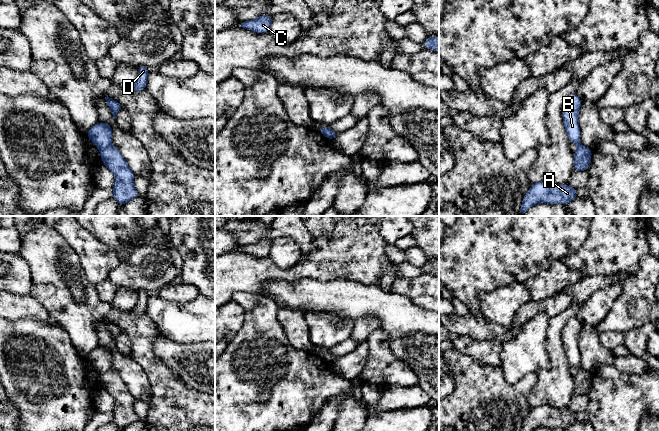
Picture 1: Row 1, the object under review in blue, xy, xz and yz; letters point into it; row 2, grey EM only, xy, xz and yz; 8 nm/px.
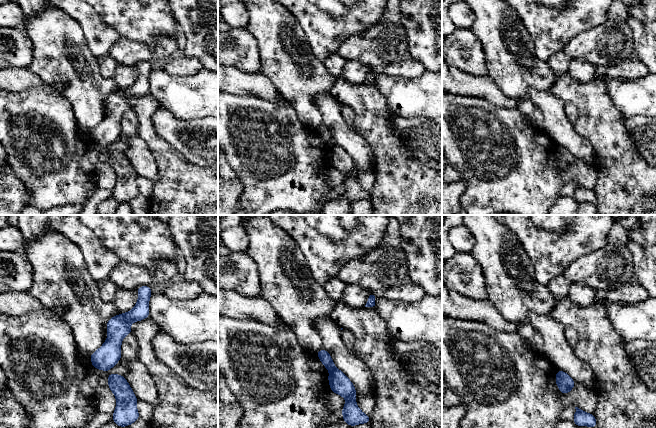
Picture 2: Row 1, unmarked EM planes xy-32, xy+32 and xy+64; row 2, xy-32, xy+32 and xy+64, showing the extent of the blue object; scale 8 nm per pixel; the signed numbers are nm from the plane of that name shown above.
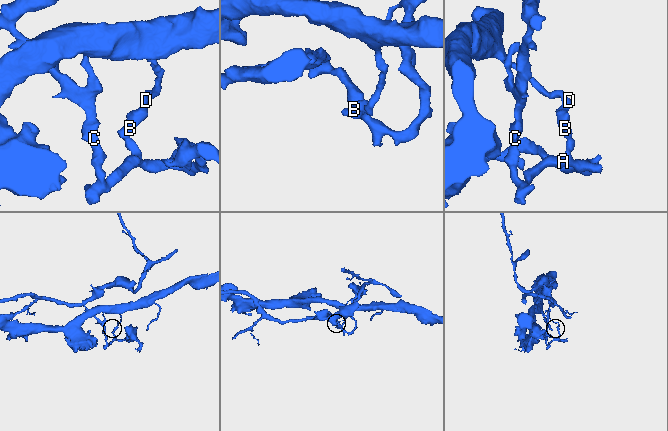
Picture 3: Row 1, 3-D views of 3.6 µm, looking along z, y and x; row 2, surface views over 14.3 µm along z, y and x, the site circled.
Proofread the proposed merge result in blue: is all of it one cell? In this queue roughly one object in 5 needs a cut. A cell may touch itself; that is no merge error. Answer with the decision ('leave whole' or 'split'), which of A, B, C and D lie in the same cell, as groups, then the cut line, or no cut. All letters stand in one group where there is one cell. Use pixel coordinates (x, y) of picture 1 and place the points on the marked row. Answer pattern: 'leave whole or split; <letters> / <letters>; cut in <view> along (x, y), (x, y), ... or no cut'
split; A C / B D; cut in xy along (110, 144), (100, 150)

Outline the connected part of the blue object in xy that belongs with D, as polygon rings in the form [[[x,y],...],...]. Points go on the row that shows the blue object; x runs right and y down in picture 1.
[[[137,66],[138,76],[135,83],[131,86],[131,88],[137,92],[143,91],[147,86],[147,76],[149,73],[149,69],[145,66]]]

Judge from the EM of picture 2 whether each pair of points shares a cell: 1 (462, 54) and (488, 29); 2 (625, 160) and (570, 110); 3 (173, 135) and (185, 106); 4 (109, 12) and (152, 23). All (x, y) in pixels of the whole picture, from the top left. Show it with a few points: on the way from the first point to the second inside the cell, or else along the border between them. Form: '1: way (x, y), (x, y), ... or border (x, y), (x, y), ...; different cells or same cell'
1: border (470, 29), (479, 40), (486, 61); different cells
2: border (565, 102), (574, 104), (578, 111), (573, 124); different cells
3: border (160, 106), (179, 119), (202, 118); different cells
4: way (120, 15), (141, 17); same cell

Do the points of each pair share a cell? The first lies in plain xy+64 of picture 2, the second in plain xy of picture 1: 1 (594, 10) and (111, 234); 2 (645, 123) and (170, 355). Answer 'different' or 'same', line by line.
1: different
2: same

